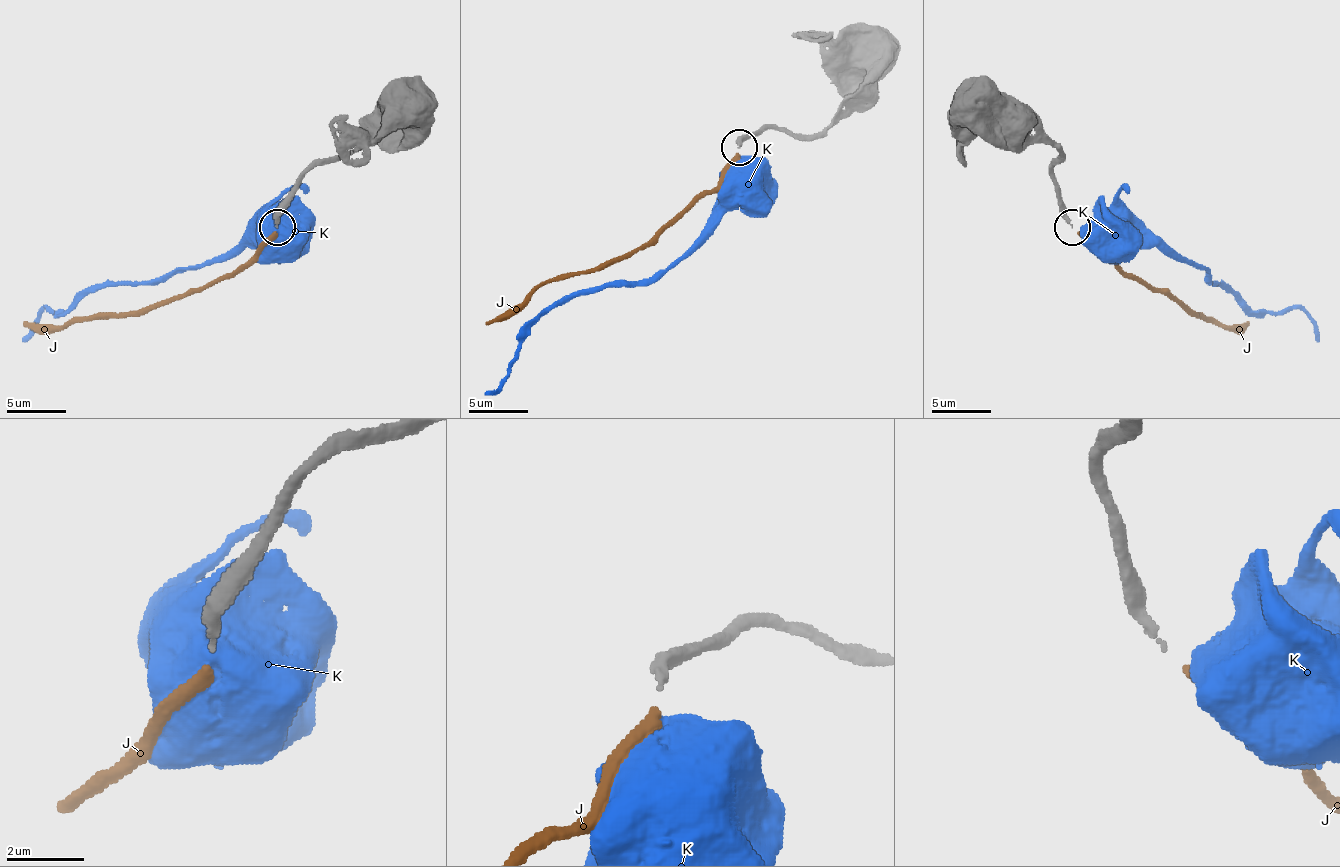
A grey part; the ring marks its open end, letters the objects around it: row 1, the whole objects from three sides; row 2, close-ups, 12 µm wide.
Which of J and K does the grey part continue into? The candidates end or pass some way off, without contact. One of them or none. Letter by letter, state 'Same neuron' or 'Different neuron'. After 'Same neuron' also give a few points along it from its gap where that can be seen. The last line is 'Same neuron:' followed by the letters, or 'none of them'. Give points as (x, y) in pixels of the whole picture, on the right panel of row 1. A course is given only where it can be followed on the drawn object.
J: Same neuron. Its course: (1078, 232), (1105, 247), (1126, 274), (1192, 313), (1228, 325), (1249, 322)
K: Different neuron
Same neuron: J

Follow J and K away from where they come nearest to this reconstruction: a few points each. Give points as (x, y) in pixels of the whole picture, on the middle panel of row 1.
J: (737, 154), (722, 181), (623, 256), (596, 268), (545, 280), (521, 304), (486, 324)
K: (740, 157), (761, 175), (758, 187), (752, 184)

